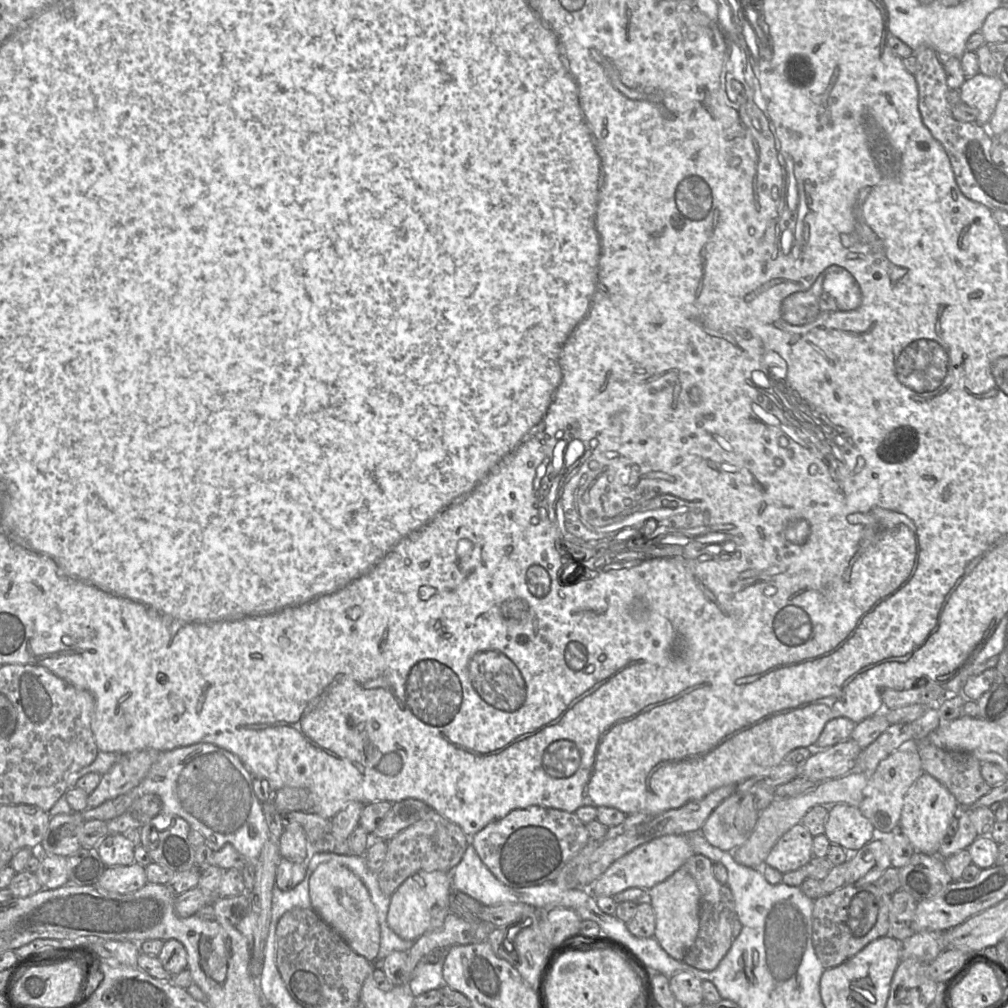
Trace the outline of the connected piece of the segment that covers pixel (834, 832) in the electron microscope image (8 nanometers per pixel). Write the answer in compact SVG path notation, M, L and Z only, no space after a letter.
M837 803L829 807L824 834L832 844L854 853L873 839L874 829L871 821L858 808Z

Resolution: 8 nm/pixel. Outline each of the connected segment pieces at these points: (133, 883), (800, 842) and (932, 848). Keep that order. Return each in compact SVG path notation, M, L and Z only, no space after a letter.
M133 862L107 867L96 885L111 892L125 894L137 891L147 883L145 867Z
M802 823L796 824L777 841L766 858L765 865L782 874L806 866L814 857L813 839Z
M923 772L904 798L898 830L910 841L916 852L937 855L947 829L957 817L960 805L953 794L937 779Z

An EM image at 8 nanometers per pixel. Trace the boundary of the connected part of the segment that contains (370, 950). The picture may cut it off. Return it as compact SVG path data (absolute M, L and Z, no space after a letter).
M334 862L322 863L309 880L311 908L333 928L357 954L372 962L378 955L381 928L377 909L362 880L350 869Z

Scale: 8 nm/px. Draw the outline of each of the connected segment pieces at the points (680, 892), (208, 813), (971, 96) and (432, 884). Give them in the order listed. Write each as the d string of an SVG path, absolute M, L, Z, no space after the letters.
M680 867L670 877L654 885L646 893L656 917L654 938L674 959L682 961L694 944L699 931L700 891L694 878L684 867Z
M197 743L162 752L145 778L131 792L136 797L150 793L159 795L162 800L159 814L175 815L186 820L192 829L204 836L205 844L213 852L231 844L245 857L246 862L256 866L262 848L269 839L269 830L262 803L253 789L253 778L240 758L232 752L212 743Z
M978 73L965 80L959 89L963 103L978 110L977 124L987 124L994 114L997 103L1006 85L998 77Z
M419 871L408 877L391 895L387 914L388 926L404 940L417 940L440 928L450 913L451 873Z

